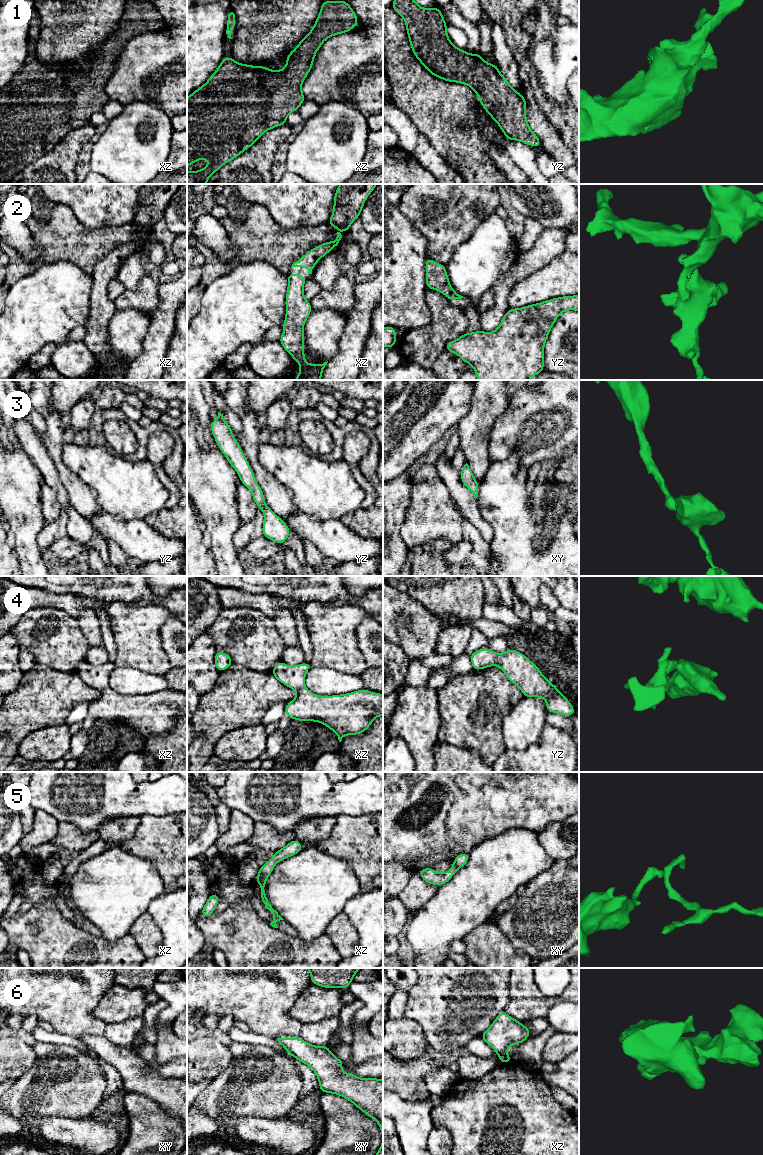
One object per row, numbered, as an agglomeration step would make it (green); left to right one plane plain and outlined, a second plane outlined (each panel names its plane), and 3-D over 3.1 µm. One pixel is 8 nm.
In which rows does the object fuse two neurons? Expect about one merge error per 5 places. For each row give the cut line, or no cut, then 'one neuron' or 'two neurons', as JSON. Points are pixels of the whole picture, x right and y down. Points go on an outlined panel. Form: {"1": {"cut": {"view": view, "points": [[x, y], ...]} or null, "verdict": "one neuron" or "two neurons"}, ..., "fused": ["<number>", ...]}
{"1": {"cut": null, "verdict": "one neuron"}, "2": {"cut": null, "verdict": "one neuron"}, "3": {"cut": null, "verdict": "one neuron"}, "4": {"cut": null, "verdict": "one neuron"}, "5": {"cut": {"view": "xy", "points": [[454, 862], [458, 868]]}, "verdict": "two neurons"}, "6": {"cut": null, "verdict": "one neuron"}, "fused": ["5"]}

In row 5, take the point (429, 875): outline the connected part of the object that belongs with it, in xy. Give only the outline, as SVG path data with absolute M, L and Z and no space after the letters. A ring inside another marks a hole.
M453 863L451 868L445 873L437 873L434 868L423 868L418 873L426 883L440 886L451 880L458 869L455 863Z

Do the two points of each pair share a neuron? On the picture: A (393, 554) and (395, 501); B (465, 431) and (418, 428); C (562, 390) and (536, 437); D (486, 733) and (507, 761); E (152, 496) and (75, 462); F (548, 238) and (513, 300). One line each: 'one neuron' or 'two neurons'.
A: one neuron
B: two neurons
C: one neuron
D: two neurons
E: one neuron
F: two neurons

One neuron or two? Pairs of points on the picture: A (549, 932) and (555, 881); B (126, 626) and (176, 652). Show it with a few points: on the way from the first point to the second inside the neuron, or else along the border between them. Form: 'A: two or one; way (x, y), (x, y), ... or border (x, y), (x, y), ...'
A: one; way (549, 919), (555, 911), (555, 894)
B: two; border (164, 621), (159, 630), (160, 645), (172, 665)

